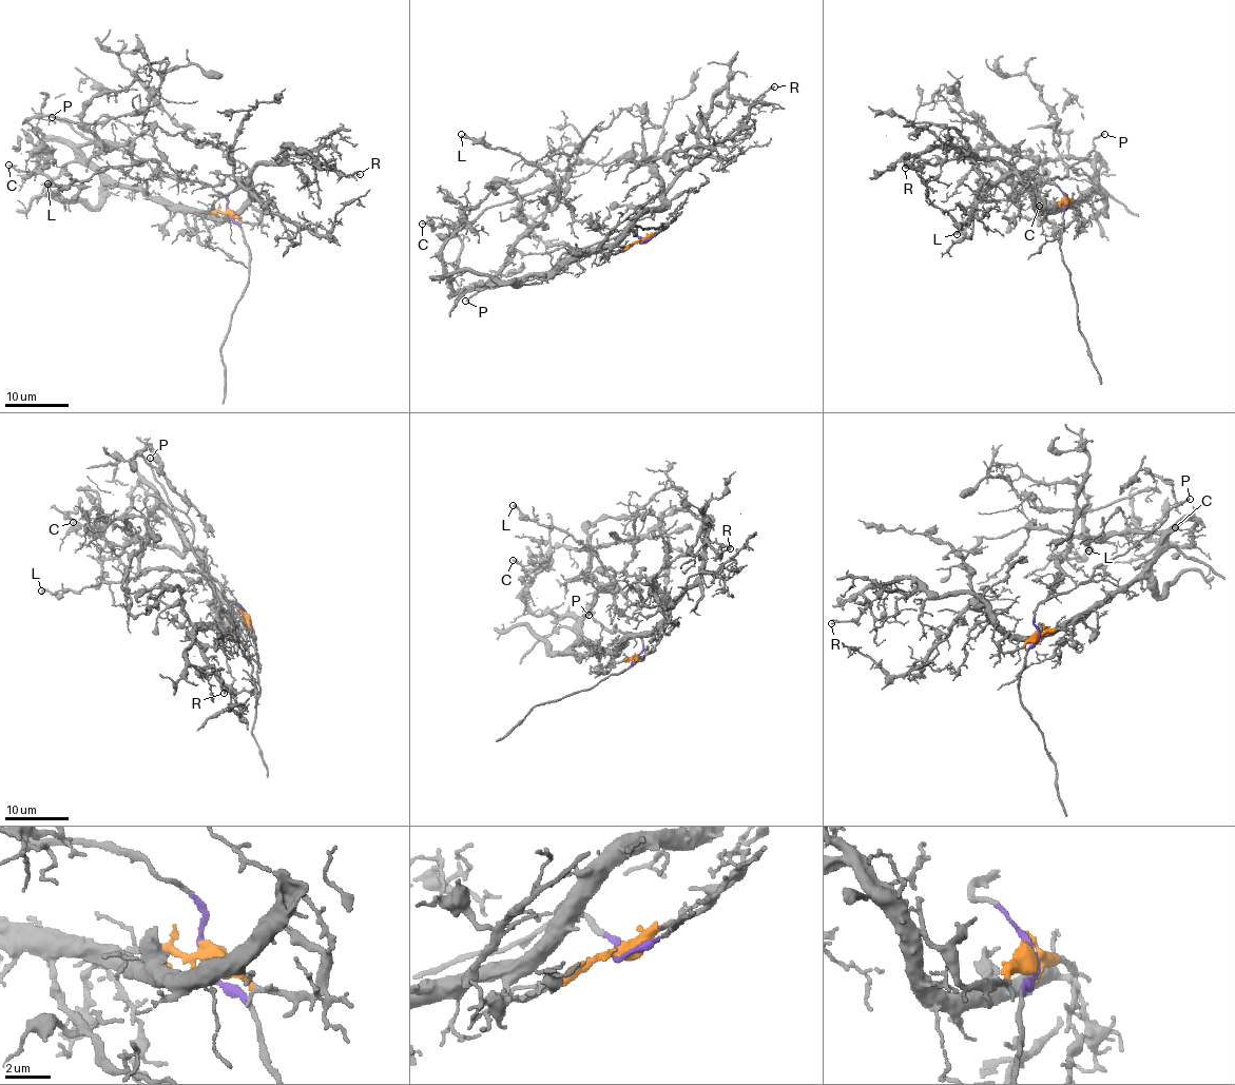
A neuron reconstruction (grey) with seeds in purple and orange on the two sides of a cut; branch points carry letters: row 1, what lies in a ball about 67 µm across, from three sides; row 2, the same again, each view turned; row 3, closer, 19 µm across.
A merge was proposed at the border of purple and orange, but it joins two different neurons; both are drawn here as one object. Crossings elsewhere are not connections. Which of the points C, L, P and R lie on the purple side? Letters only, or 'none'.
P

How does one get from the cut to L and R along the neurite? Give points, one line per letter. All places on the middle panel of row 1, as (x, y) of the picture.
L: (640, 243), (614, 253), (589, 248), (552, 272), (494, 282), (544, 211), (554, 180), (520, 156), (461, 135)
R: (640, 243), (611, 252), (661, 207), (694, 162), (700, 120), (716, 96), (724, 89), (749, 102), (774, 85)

